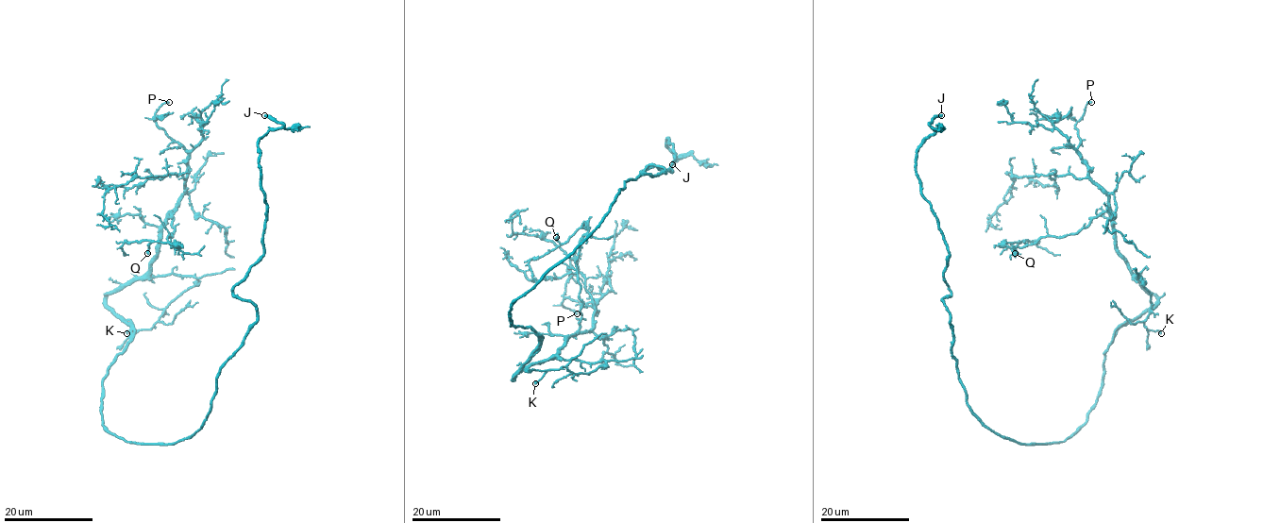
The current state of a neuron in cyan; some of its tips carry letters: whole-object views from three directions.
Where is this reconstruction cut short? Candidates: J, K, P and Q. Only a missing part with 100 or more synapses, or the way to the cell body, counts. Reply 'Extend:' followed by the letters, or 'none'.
Extend: J

